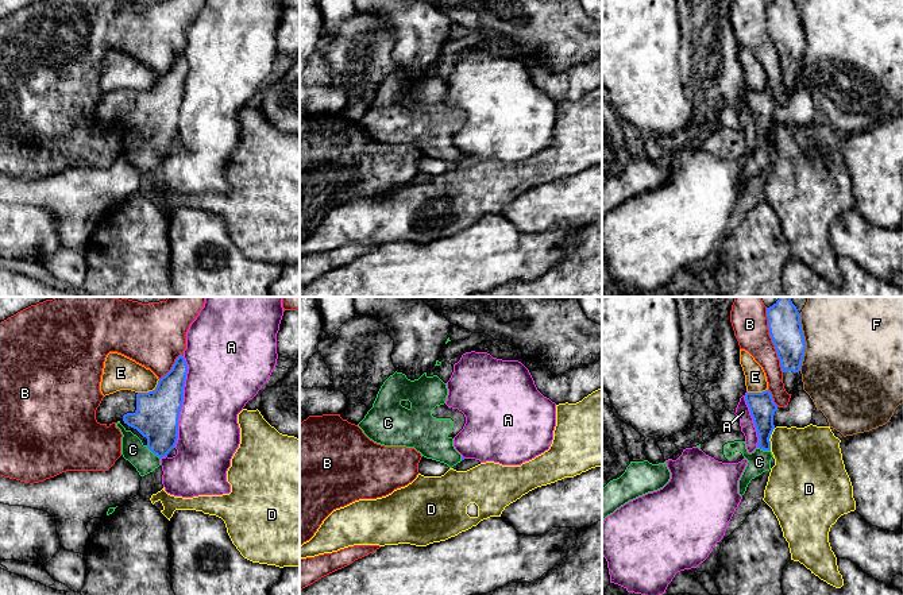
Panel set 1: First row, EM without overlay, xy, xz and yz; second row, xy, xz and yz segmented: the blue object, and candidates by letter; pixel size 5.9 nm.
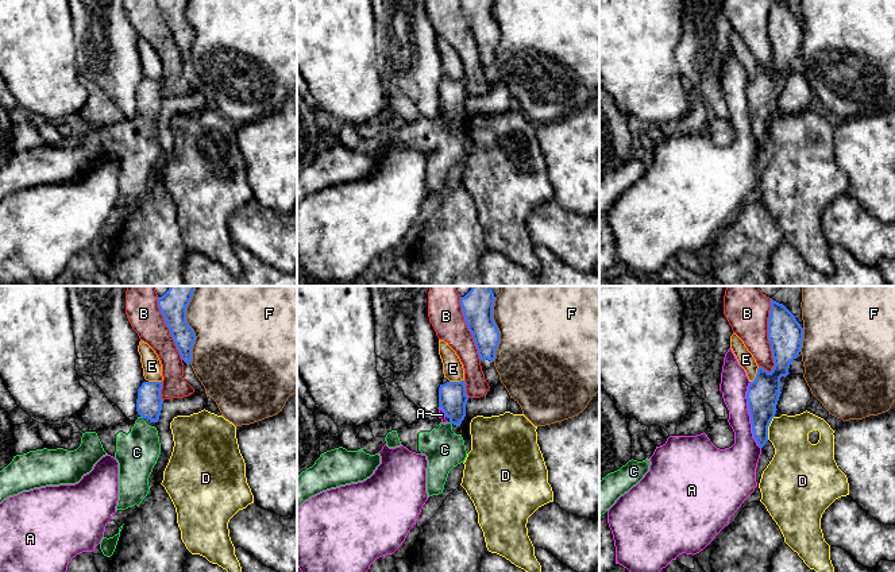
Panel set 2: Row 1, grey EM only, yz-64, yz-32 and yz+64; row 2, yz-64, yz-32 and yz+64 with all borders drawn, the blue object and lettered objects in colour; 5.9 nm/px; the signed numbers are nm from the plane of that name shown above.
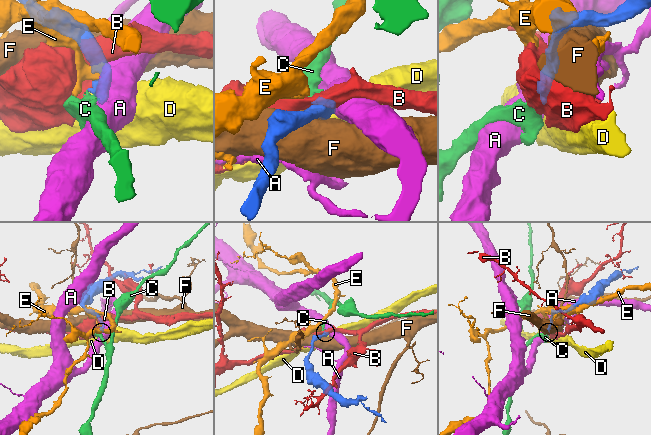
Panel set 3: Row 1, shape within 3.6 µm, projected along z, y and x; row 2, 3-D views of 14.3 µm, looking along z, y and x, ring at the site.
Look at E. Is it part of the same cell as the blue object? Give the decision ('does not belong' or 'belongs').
does not belong

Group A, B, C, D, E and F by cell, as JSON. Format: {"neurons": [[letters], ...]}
{"neurons": [["A"], ["B"], ["C"], ["D"], ["E"], ["F"]]}

